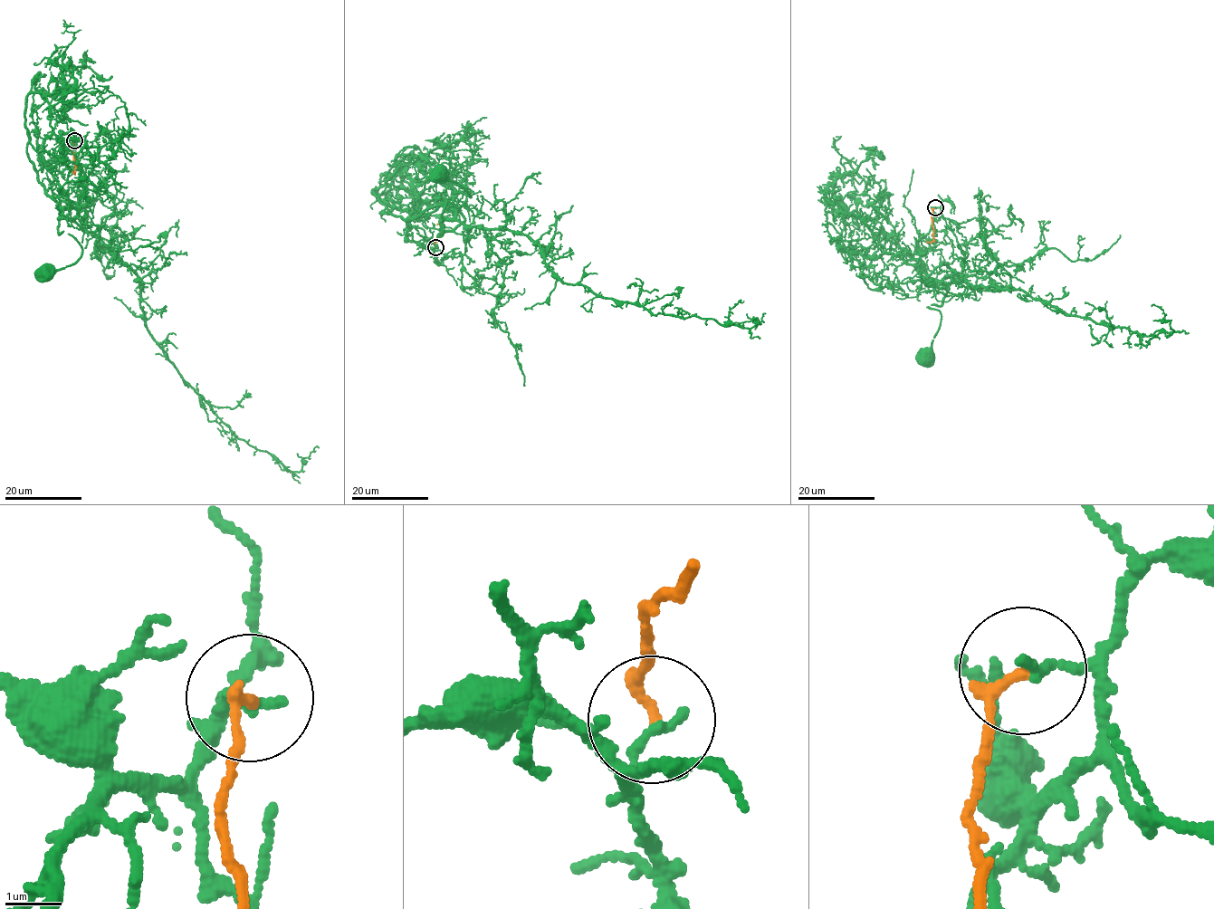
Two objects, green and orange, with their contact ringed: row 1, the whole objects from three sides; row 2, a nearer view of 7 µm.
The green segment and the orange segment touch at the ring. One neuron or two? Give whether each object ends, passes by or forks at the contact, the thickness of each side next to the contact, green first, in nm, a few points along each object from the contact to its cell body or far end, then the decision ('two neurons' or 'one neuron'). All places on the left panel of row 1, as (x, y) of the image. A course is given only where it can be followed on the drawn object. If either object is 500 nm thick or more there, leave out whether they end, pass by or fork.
green ends; orange ends; calibres 190 and 220 nm; course green (74, 140), (43, 159), (76, 211), (58, 232), (76, 238), (81, 257), (44, 272); course orange (74, 140), (74, 172), (70, 169); two neurons

